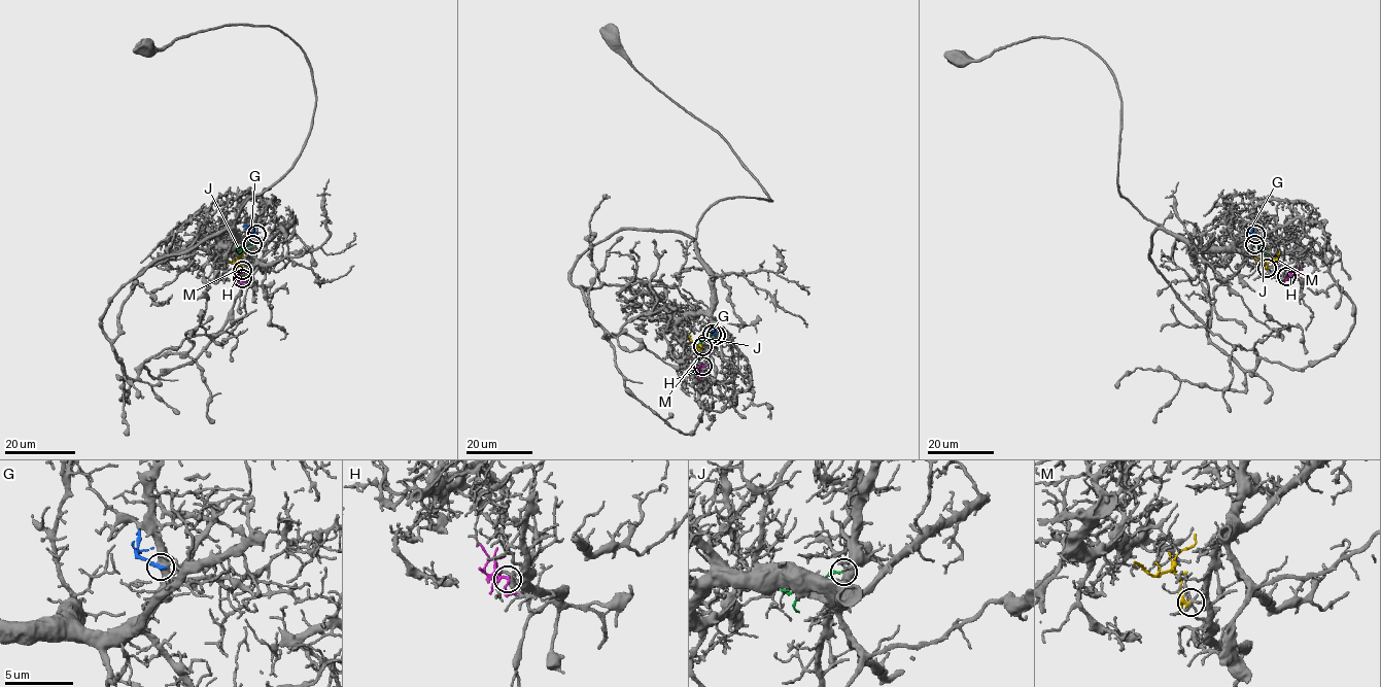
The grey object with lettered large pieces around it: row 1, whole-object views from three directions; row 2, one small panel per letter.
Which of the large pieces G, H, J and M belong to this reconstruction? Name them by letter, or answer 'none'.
J

